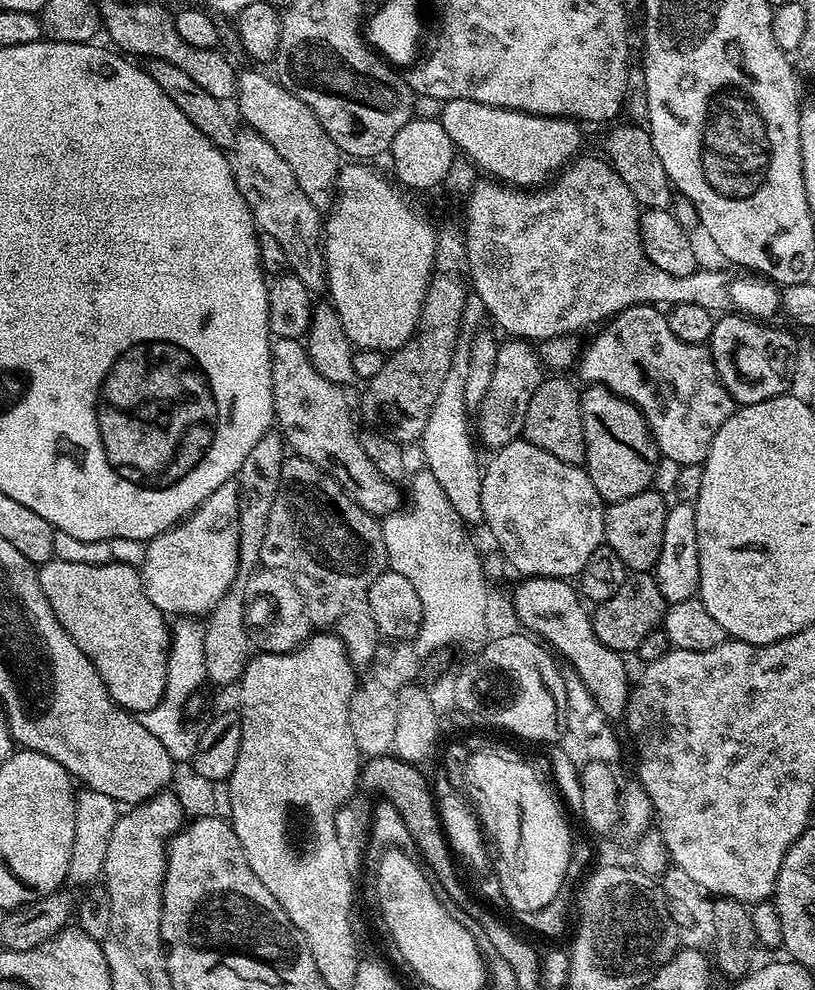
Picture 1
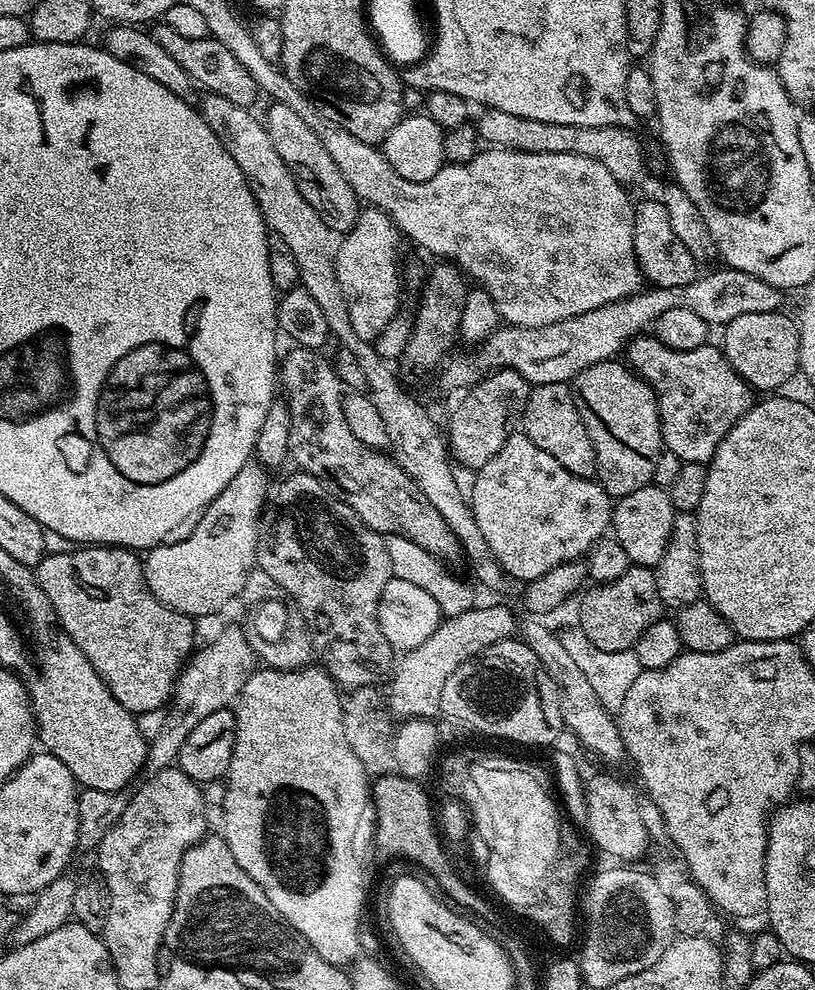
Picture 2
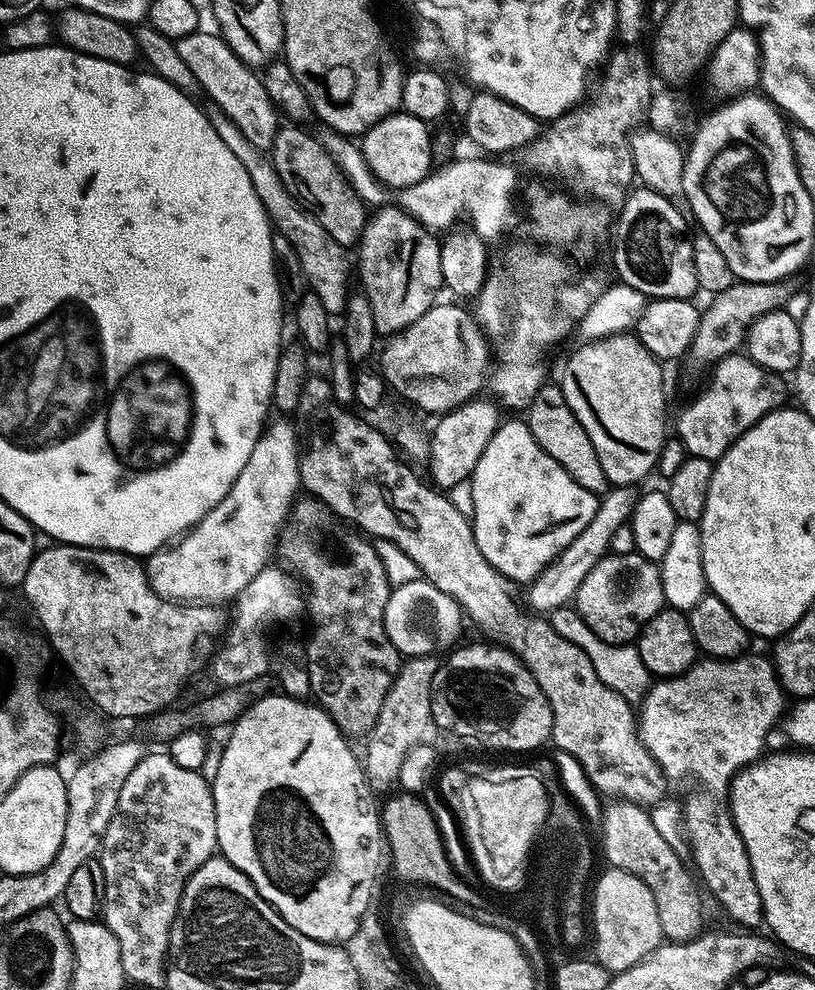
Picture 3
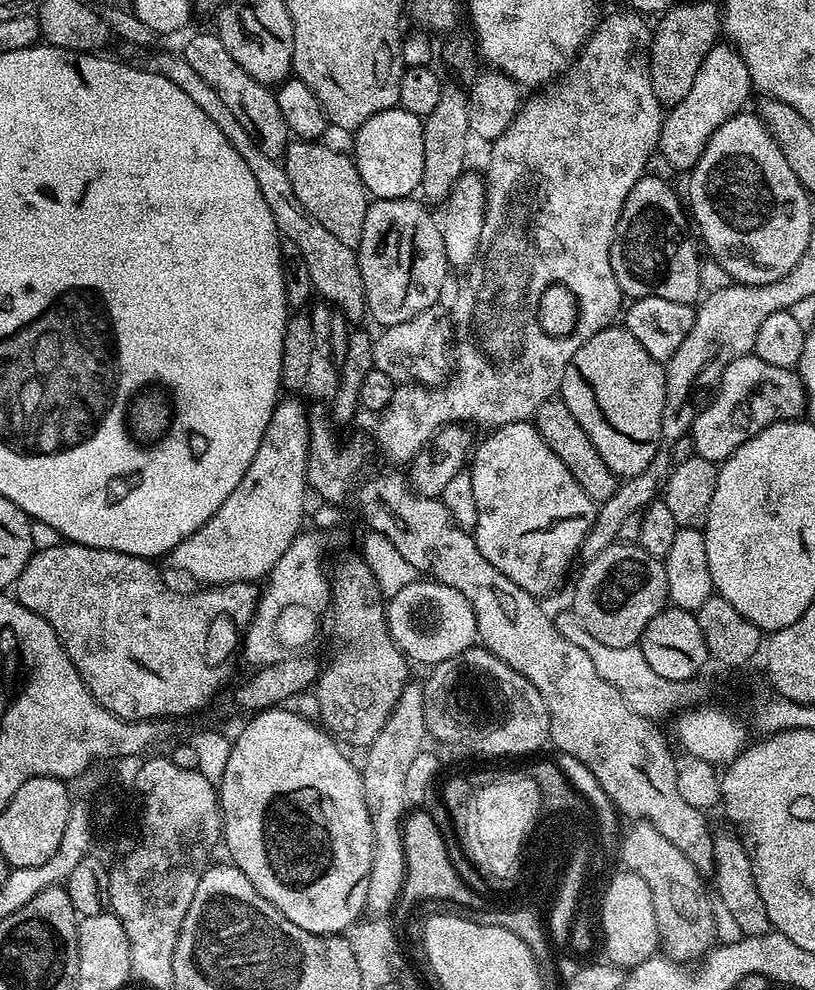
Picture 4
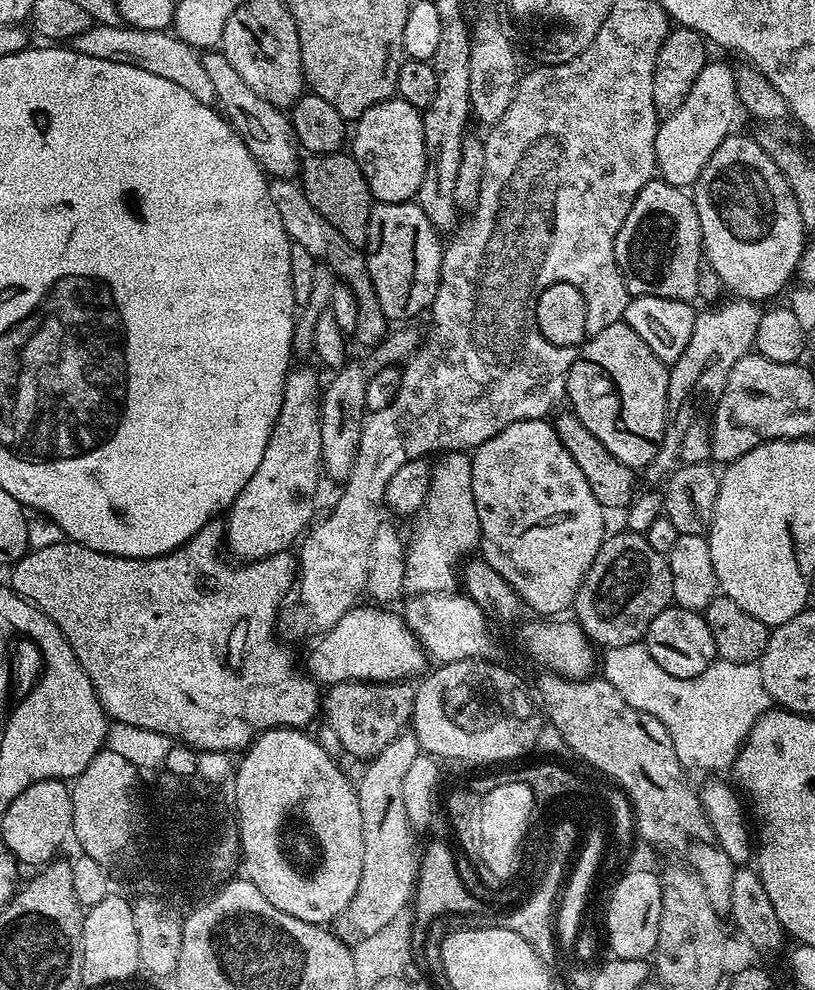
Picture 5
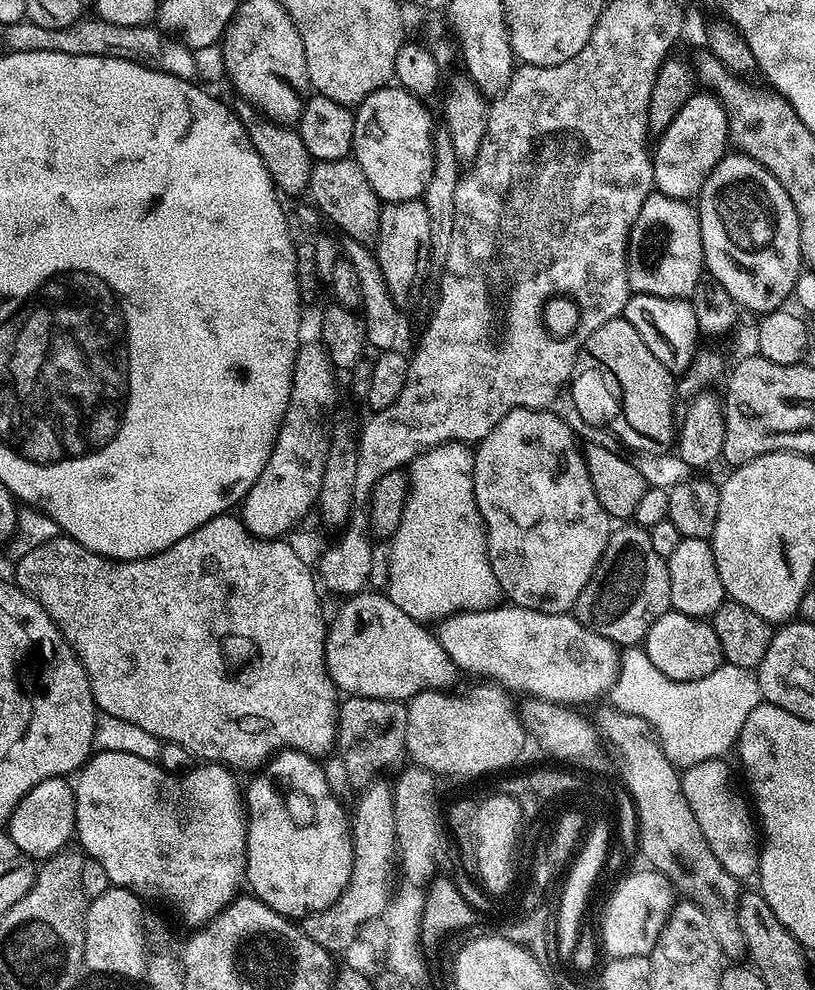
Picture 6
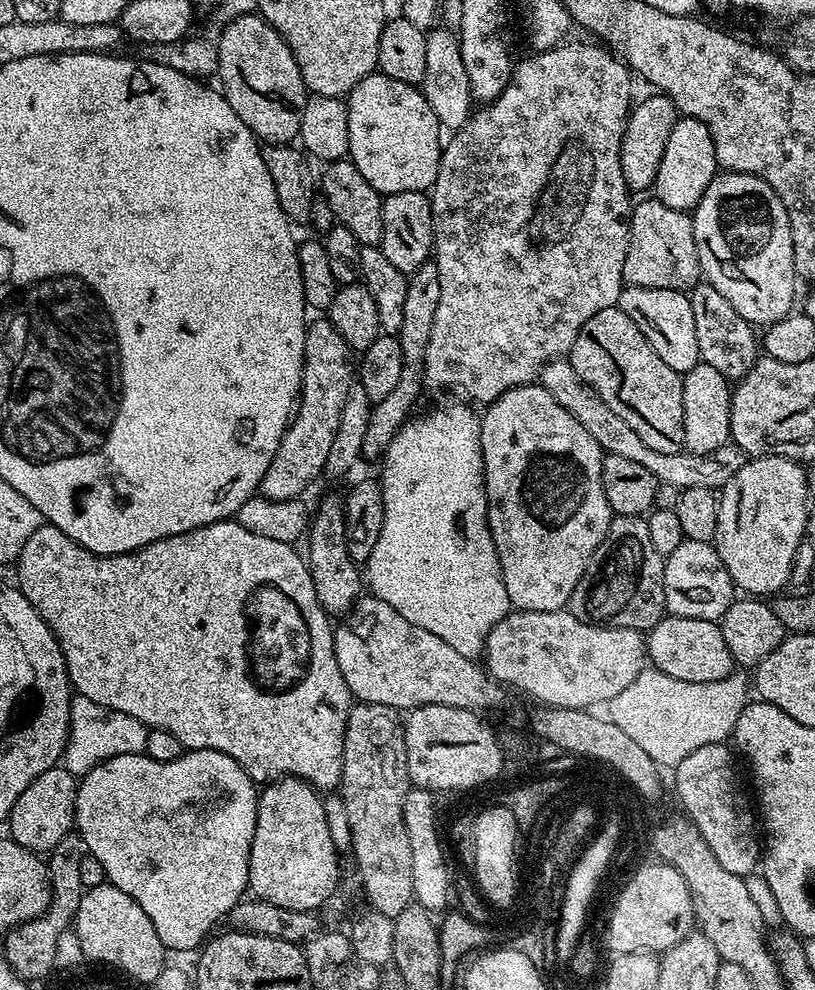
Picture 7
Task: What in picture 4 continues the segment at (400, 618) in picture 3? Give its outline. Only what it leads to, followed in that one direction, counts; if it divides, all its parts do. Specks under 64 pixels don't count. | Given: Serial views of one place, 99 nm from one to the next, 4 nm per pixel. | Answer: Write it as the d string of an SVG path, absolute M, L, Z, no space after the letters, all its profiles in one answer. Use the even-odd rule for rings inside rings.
M417 579L415 584L398 590L386 604L388 633L409 661L435 666L463 657L467 648L477 643L476 619L470 602L456 588L435 579Z

